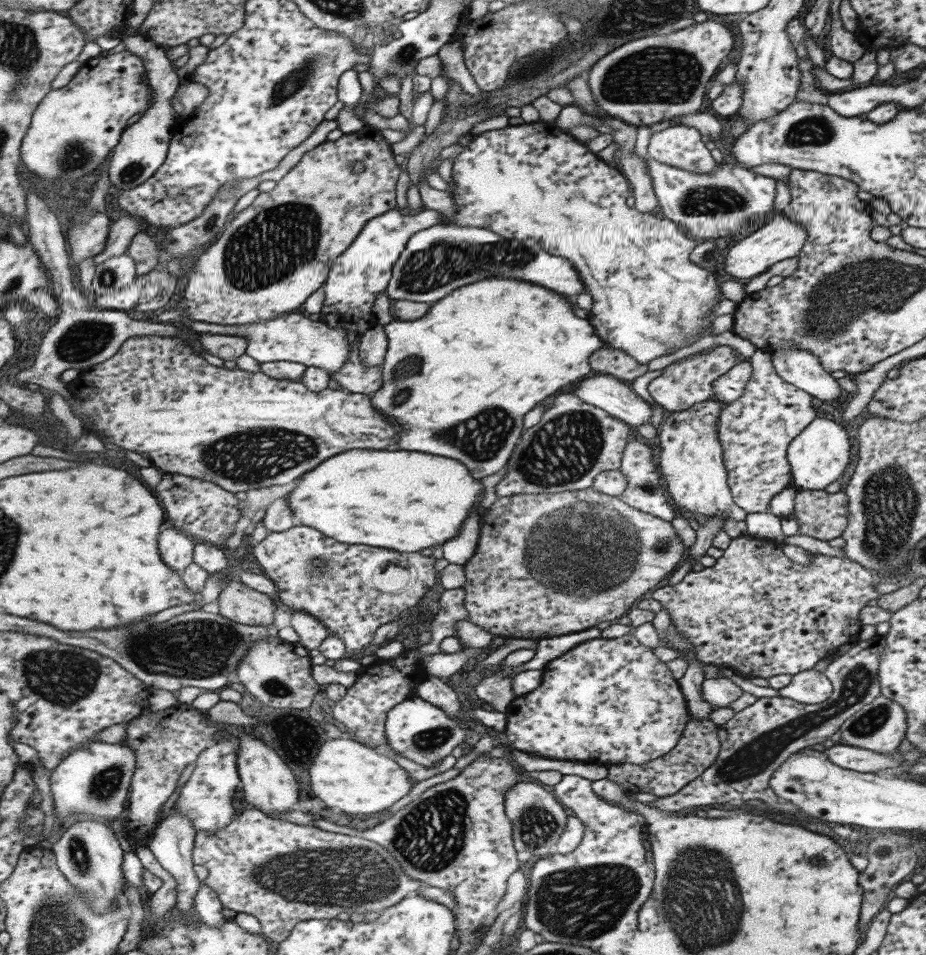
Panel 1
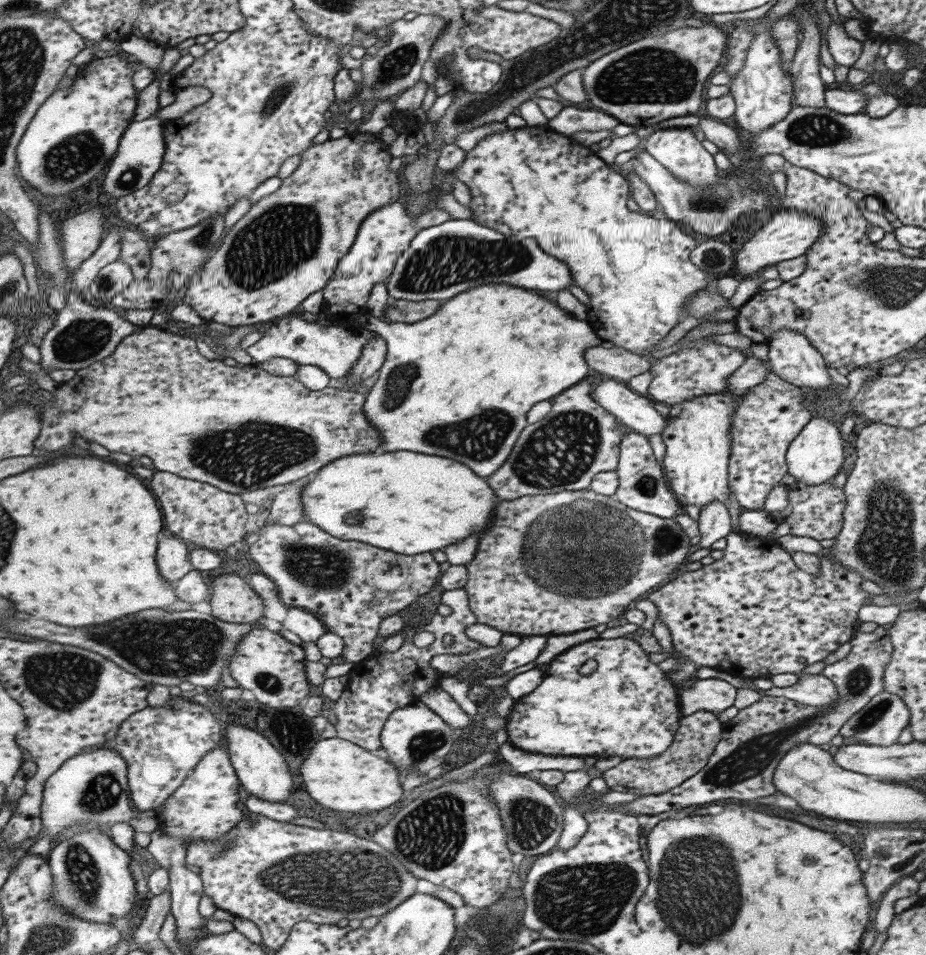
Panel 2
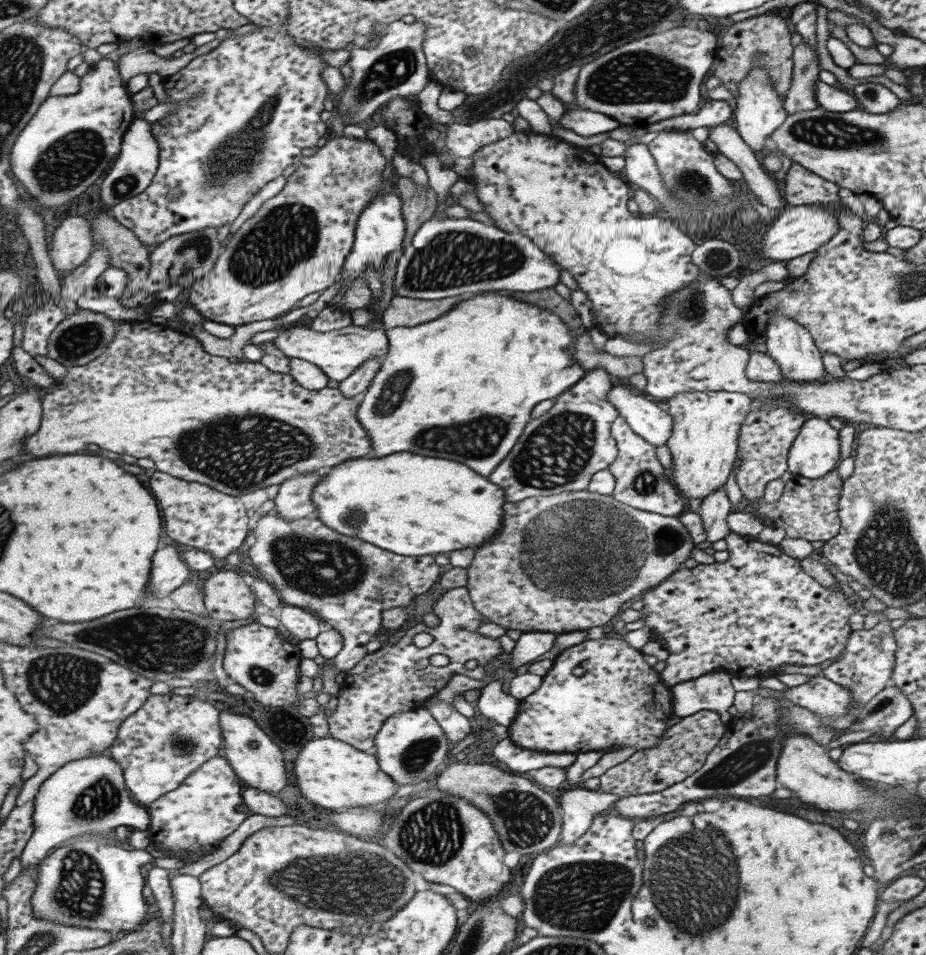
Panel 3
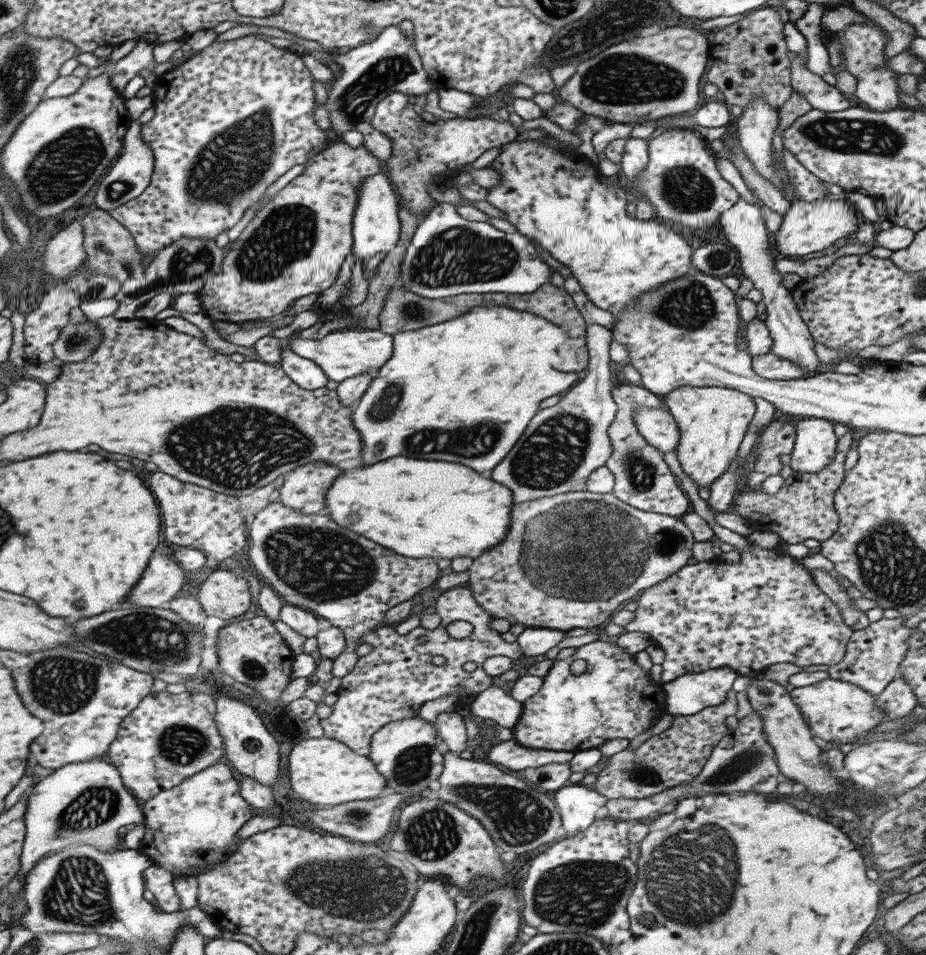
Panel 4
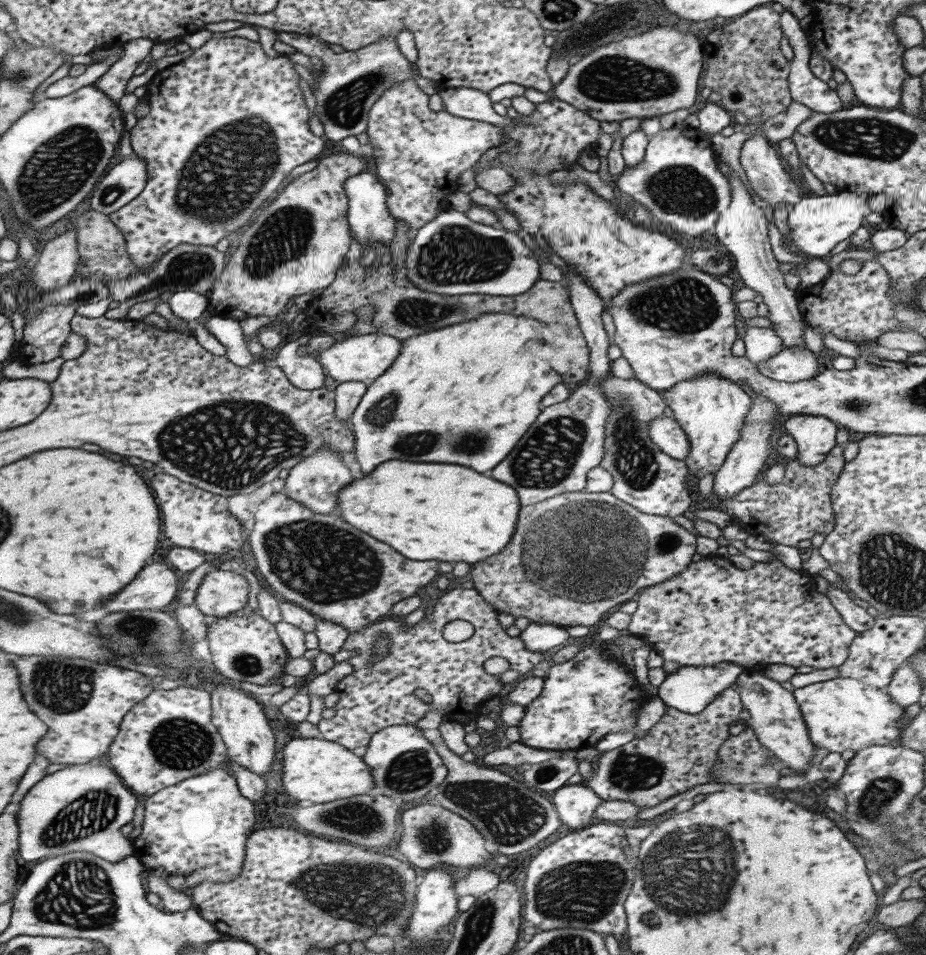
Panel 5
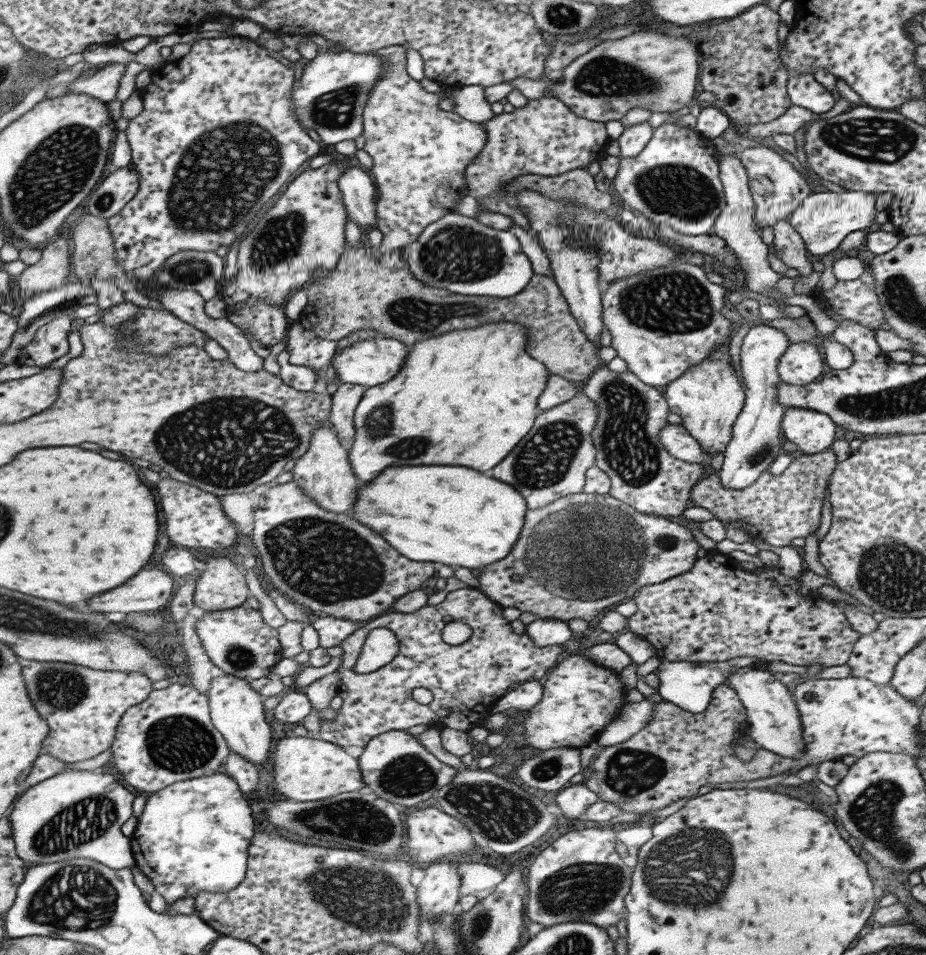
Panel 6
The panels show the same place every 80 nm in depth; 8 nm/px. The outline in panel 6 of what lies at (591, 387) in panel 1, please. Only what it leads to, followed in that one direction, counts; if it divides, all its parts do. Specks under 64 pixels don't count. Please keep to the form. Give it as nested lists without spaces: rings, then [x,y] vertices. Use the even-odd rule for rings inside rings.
[[[667,423],[658,435],[662,447],[677,460],[699,463],[706,458],[698,442],[680,424]]]

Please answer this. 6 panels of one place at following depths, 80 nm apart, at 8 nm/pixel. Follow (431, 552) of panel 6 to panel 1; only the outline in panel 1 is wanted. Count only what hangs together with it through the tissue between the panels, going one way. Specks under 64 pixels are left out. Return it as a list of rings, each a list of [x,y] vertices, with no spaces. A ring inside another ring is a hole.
[[[353,449],[334,454],[317,468],[305,472],[301,482],[285,496],[285,500],[299,524],[315,528],[339,543],[367,544],[399,553],[415,553],[457,536],[469,512],[483,512],[479,505],[483,494],[480,479],[471,478],[467,468],[451,458],[407,450]]]

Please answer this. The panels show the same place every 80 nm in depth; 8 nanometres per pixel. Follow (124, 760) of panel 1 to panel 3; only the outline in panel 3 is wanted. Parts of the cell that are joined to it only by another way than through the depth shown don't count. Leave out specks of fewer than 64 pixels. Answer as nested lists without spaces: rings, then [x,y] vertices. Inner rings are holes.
[[[99,754],[68,762],[50,774],[36,790],[31,820],[33,832],[18,856],[21,869],[17,876],[73,836],[97,834],[101,839],[118,826],[146,830],[149,813],[131,802],[121,767],[111,757]]]

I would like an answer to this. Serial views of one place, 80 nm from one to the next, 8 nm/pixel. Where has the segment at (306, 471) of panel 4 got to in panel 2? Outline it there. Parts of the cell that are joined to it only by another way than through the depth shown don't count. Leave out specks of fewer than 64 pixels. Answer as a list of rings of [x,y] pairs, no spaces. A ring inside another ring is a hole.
[[[287,484],[283,492],[279,492],[271,501],[267,521],[280,525],[294,525],[304,521],[303,508],[299,502],[299,493],[303,486]]]

